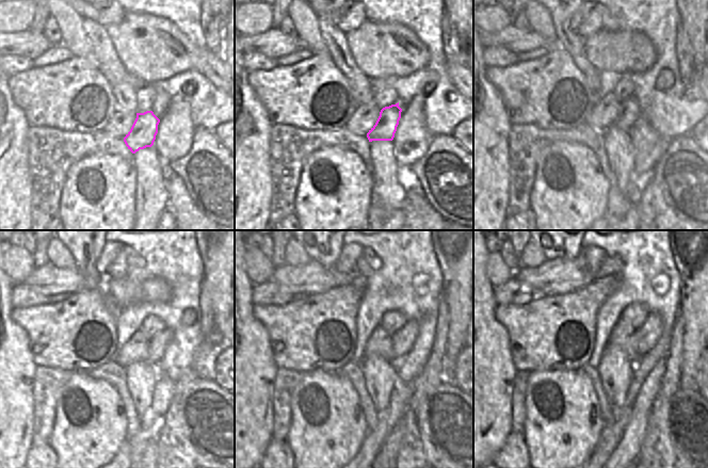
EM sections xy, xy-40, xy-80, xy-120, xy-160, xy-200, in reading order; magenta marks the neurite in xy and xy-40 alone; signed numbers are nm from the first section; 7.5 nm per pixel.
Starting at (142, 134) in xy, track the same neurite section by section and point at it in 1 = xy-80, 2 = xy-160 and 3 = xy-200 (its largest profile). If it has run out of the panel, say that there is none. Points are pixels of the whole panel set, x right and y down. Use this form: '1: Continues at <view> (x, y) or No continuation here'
1: Continues at xy-80 (630, 111)
2: Continues at xy-160 (402, 340)
3: Continues at xy-200 (649, 333).

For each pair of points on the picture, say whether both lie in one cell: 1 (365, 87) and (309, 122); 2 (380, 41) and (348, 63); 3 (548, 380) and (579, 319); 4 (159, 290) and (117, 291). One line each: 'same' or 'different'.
1: different
2: different
3: different
4: same

